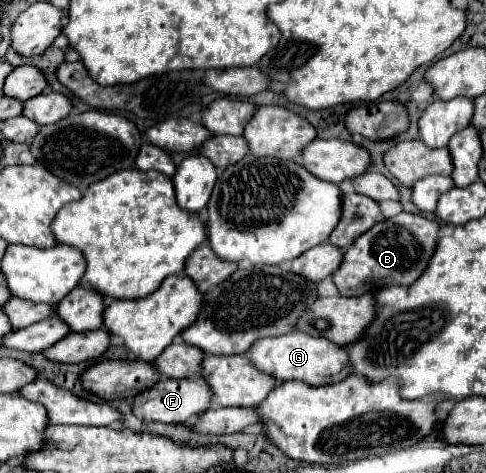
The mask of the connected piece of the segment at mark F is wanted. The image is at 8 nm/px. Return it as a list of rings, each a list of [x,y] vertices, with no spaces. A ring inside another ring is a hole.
[[[162,378],[156,386],[150,390],[144,390],[134,398],[134,414],[144,420],[158,420],[158,422],[188,422],[192,416],[200,416],[210,408],[212,390],[204,380],[190,378],[190,380],[174,380],[174,378]]]

